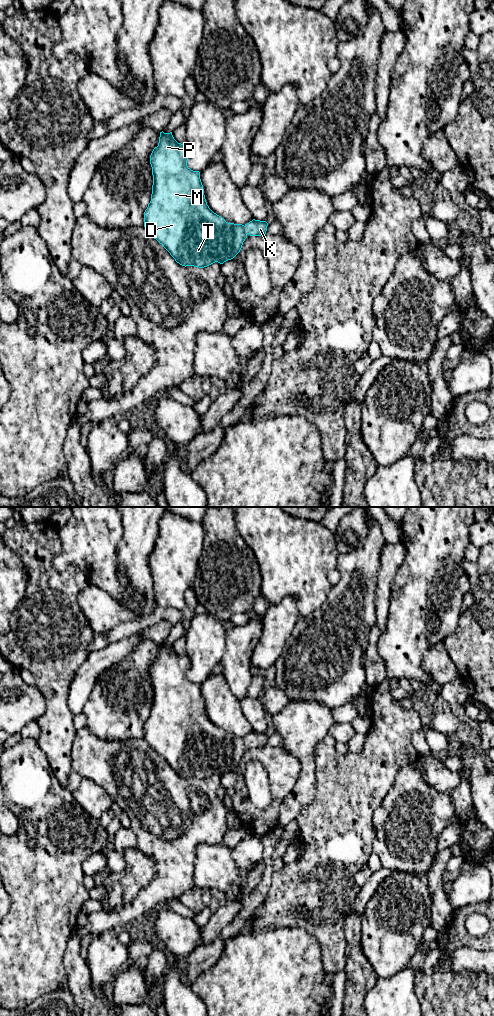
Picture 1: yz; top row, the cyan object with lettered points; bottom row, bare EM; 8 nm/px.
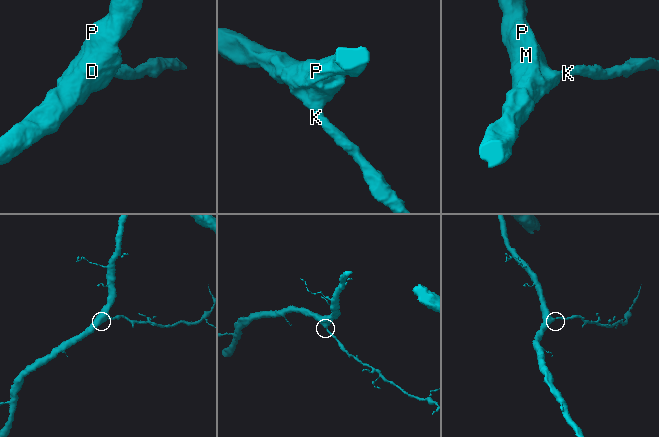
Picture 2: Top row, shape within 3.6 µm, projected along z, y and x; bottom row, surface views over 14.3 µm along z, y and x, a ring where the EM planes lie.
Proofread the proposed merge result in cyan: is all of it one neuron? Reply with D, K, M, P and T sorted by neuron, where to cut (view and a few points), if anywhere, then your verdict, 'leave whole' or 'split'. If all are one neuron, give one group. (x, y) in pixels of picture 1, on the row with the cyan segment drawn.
groups D K M P T; cut none; leave whole

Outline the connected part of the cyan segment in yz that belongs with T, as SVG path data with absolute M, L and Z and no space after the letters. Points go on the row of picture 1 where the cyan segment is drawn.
M160 132L158 146L150 155L153 185L151 201L144 212L144 227L182 266L207 267L233 259L250 236L265 235L268 223L253 219L249 223L228 223L207 205L200 172L187 166L190 149L178 143L172 132Z

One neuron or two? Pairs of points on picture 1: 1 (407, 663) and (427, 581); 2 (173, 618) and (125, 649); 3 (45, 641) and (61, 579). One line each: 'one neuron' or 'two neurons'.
1: one neuron
2: two neurons
3: one neuron

